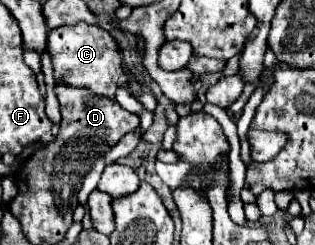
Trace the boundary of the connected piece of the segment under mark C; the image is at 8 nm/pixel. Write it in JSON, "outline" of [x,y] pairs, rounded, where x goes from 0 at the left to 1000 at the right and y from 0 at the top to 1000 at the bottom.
{"outline":[[[273,94],[197,102],[152,135],[146,184],[152,184],[146,200],[165,224],[178,322],[203,322],[229,355],[273,355],[279,371],[349,396],[349,404],[362,404],[362,380],[375,355],[406,355],[400,347],[406,322],[381,273],[368,159],[337,118],[292,110]]]}

